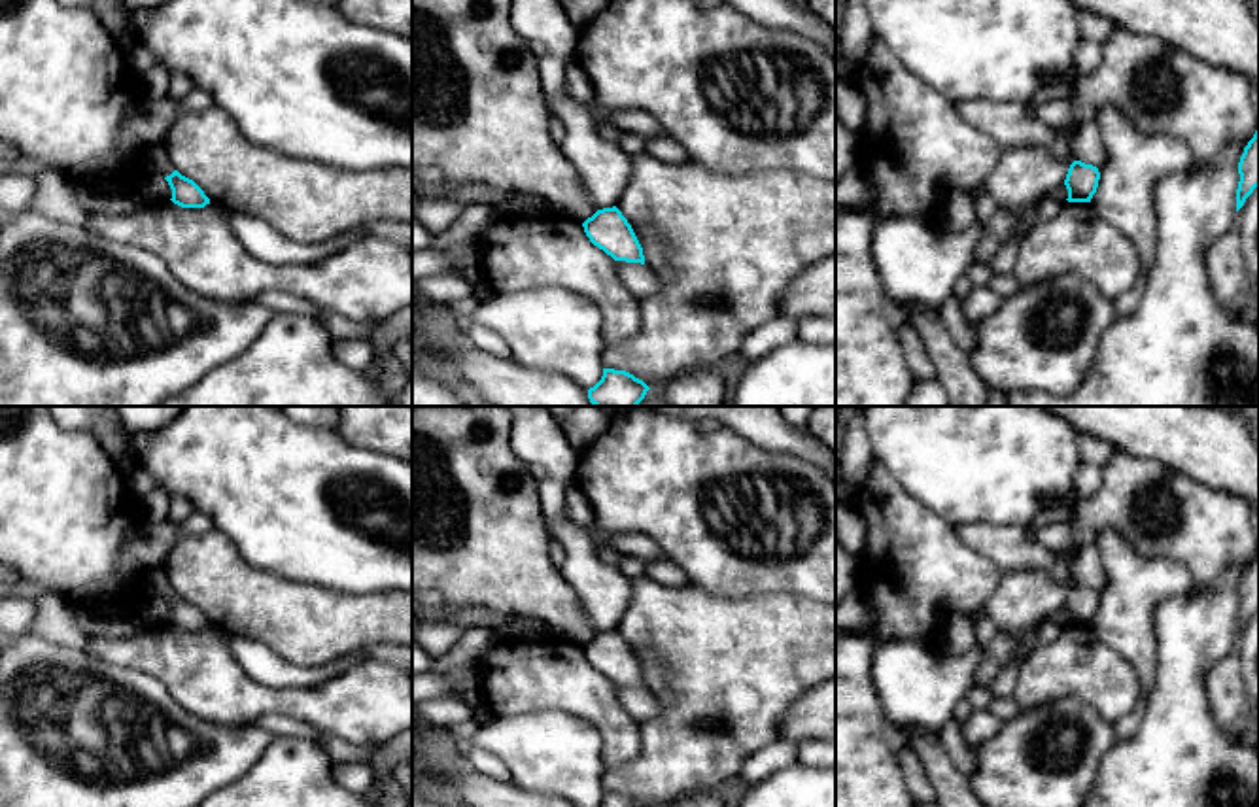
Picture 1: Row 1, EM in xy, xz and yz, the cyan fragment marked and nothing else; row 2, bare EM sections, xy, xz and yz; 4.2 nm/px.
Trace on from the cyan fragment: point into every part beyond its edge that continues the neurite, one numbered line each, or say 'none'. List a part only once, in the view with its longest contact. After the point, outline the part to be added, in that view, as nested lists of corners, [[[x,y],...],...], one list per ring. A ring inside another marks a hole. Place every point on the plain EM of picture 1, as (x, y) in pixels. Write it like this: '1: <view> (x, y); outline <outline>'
none

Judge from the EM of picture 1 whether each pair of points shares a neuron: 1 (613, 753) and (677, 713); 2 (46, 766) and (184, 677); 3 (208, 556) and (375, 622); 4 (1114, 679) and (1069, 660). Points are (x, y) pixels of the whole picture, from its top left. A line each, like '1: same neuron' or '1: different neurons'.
1: different neurons
2: different neurons
3: same neuron
4: same neuron

